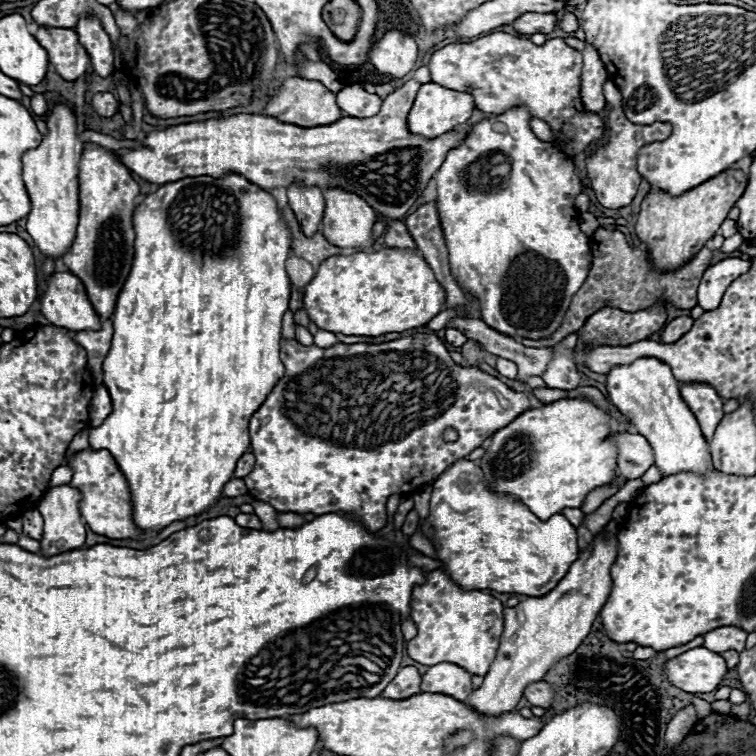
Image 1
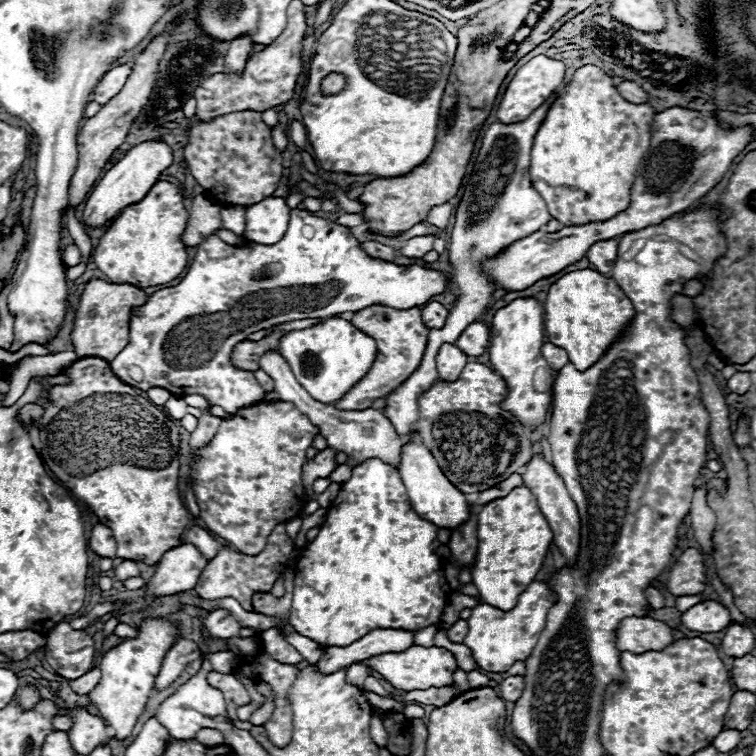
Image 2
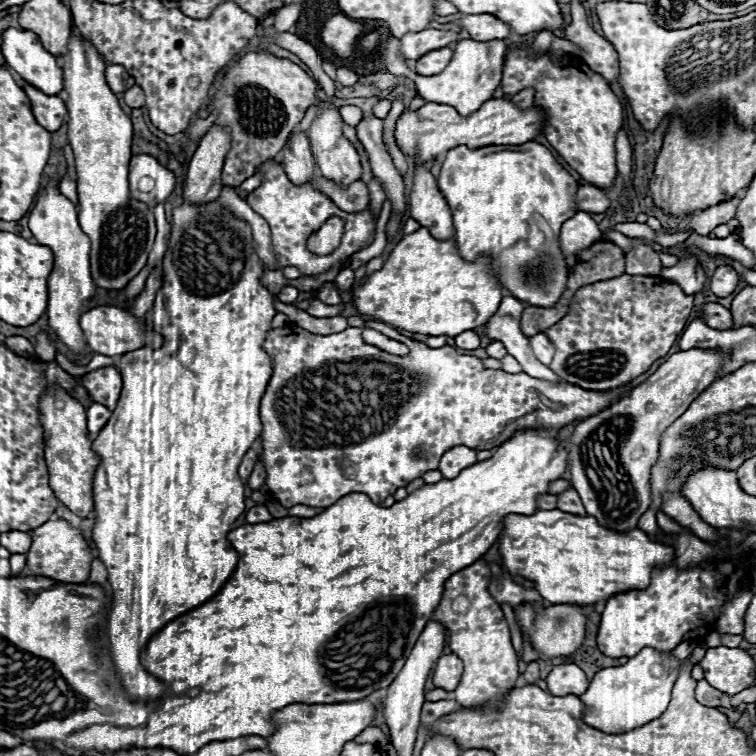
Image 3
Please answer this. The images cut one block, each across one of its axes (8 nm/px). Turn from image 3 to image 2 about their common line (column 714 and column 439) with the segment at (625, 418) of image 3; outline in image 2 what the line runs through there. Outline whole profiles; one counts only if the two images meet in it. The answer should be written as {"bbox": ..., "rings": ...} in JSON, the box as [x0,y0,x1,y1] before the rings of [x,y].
{"bbox":[436,344,468,382],"rings":[[[456,344],[440,346],[440,352],[436,356],[436,368],[440,380],[448,380],[448,382],[456,380],[464,370],[464,364],[468,364],[468,356]]]}

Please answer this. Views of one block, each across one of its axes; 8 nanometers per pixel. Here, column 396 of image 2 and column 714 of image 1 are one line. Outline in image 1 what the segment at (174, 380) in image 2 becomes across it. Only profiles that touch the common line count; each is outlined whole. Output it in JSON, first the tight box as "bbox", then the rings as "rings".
{"bbox":[698,258,748,310],"rings":[[[726,258],[710,266],[698,286],[698,304],[704,310],[718,308],[728,284],[732,284],[732,280],[736,280],[736,276],[742,276],[744,272],[748,272],[748,262],[742,258]]]}

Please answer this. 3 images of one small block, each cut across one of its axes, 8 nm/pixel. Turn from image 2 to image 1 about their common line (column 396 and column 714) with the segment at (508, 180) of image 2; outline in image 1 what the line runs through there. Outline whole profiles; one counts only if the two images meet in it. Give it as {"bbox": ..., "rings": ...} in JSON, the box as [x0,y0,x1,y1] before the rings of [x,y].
{"bbox":[680,382,724,440],"rings":[[[684,382],[680,386],[680,394],[688,408],[694,412],[704,438],[712,440],[714,430],[724,416],[724,398],[716,392],[716,388],[704,382]]]}

